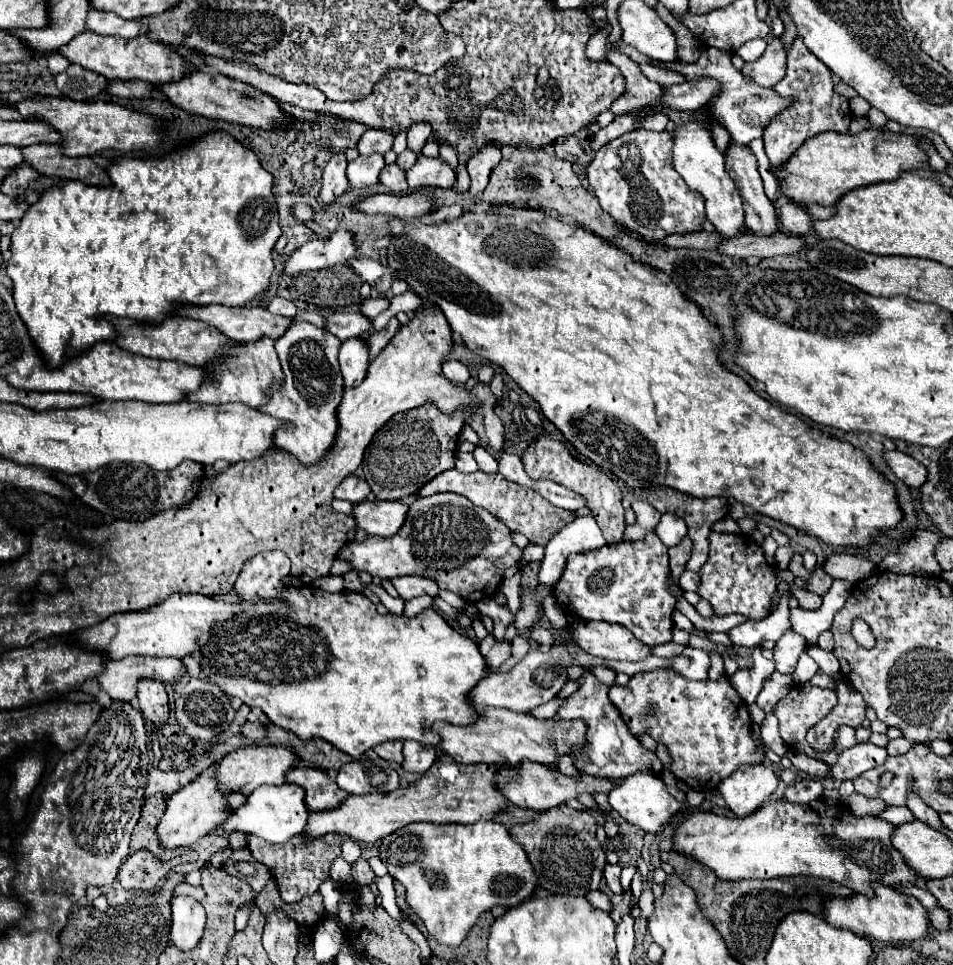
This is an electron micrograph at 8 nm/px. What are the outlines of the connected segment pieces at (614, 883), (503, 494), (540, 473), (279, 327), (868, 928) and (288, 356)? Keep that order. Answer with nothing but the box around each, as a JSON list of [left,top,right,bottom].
[[604,864,624,894],[418,468,576,546],[520,432,626,544],[176,304,294,342],[824,884,930,946],[260,322,344,468]]

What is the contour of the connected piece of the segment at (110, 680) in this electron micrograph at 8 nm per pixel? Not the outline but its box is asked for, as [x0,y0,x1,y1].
[98,656,186,702]

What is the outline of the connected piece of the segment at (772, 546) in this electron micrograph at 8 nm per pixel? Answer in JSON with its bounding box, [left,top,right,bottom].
[761,535,778,576]

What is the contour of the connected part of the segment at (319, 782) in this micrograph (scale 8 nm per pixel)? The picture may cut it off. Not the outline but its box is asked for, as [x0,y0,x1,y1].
[286,768,348,812]

